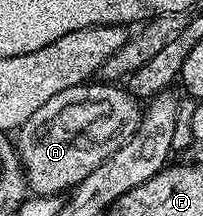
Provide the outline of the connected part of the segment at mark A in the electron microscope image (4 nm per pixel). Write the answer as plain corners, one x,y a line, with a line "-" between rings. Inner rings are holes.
82,88
77,94
86,106
74,102
70,111
66,111
67,95
57,94
20,127
20,163
31,195
38,196
36,182
56,182
66,176
70,176
68,180
76,187
101,162
112,157
121,146
125,146
130,135
138,130
140,102
124,88
118,88
111,94
89,94
86,88
-
102,110
111,110
110,118
105,118

